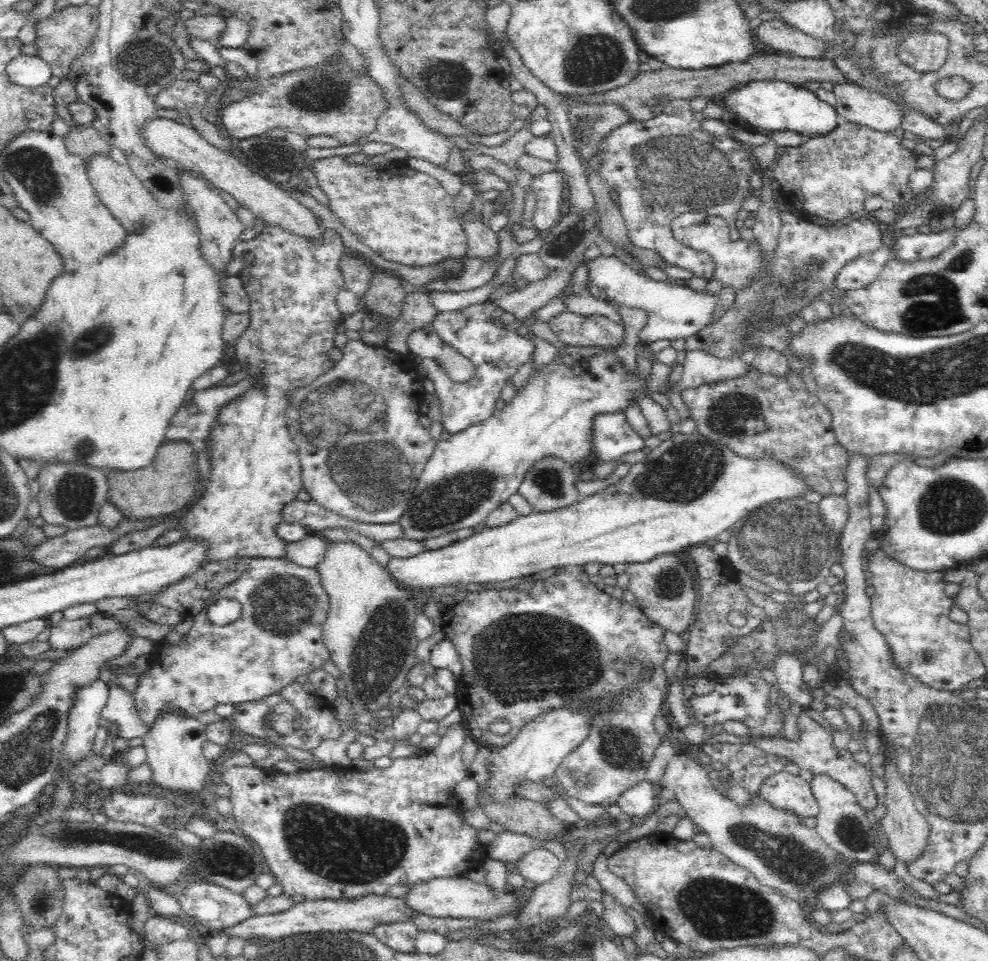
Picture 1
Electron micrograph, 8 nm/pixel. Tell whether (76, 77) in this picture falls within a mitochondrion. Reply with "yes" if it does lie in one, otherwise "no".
no

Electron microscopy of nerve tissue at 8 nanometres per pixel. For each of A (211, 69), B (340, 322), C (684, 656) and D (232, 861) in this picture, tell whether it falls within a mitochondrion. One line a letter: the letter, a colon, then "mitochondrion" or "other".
A: other
B: other
C: other
D: mitochondrion

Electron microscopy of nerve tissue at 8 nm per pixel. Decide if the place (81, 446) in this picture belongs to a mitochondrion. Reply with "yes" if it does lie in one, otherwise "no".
yes

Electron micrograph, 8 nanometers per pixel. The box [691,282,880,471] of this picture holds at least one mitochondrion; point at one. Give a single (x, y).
(739, 408)

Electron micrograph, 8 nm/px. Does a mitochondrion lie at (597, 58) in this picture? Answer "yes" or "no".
yes

